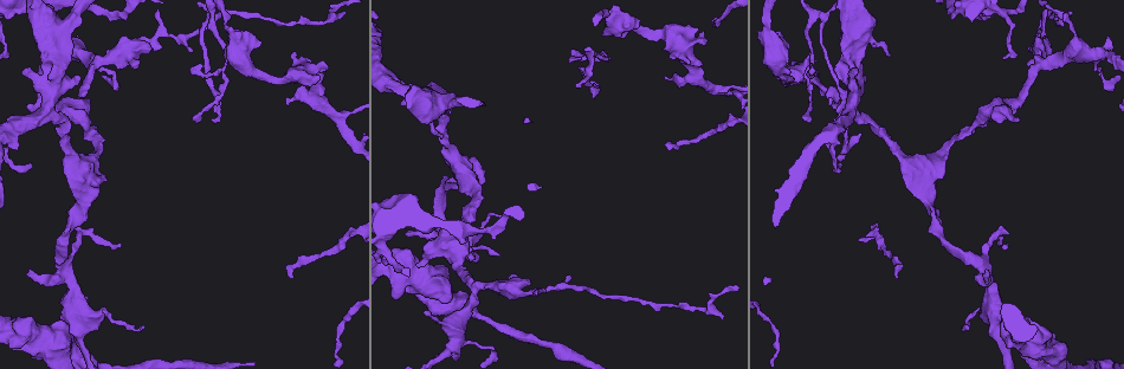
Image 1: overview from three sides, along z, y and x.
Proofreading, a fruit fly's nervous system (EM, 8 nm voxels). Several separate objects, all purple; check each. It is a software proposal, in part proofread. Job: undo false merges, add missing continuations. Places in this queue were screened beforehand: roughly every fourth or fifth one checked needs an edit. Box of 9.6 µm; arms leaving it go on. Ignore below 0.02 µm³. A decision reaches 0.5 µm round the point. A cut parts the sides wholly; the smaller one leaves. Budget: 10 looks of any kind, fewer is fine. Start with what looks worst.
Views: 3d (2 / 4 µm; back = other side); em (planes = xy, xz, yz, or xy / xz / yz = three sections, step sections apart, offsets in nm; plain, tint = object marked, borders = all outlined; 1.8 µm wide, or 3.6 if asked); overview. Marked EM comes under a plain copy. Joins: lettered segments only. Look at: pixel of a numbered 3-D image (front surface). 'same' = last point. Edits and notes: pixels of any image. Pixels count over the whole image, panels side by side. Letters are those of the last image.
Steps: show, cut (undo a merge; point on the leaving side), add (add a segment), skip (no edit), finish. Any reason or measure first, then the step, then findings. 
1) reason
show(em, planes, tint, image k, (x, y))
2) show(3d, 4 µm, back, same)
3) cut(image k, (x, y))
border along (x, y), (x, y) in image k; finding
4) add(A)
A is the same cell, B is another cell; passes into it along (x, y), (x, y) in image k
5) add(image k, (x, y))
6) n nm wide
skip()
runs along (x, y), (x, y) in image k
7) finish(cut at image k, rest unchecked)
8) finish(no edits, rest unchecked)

an open end
show(em, planes, borders, image 1, (828, 104))

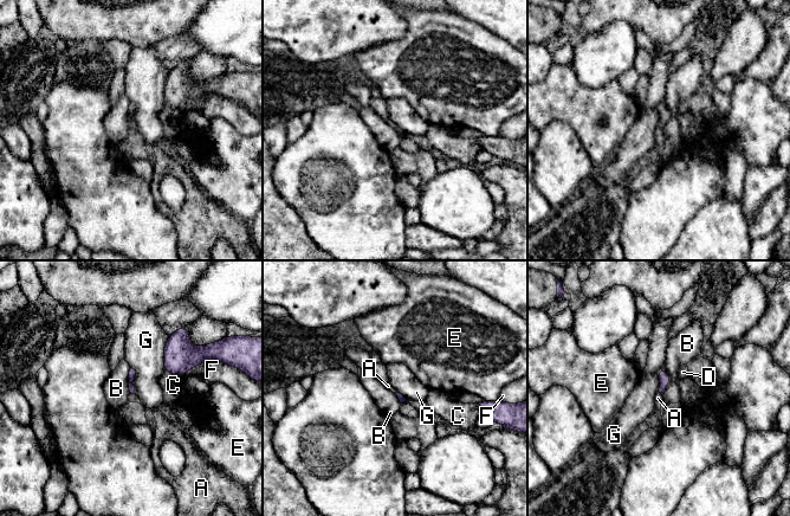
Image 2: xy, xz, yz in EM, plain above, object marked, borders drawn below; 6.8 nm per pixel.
skip()
A, B, C, D, E, F and G are other cells; no lettered segment goes on from it

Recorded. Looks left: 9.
thick turns thin
show(3d, 4 µm, image 1, (35, 340))

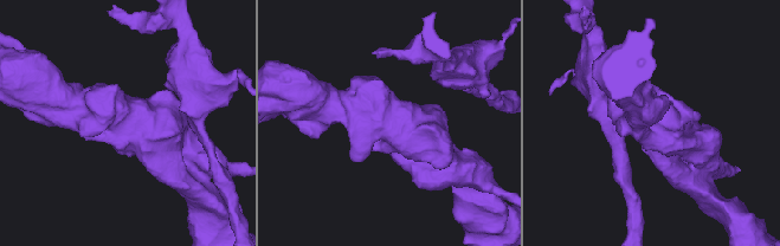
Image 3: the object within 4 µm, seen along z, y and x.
now the EM
show(em, planes, borders, image 3, (391, 123))

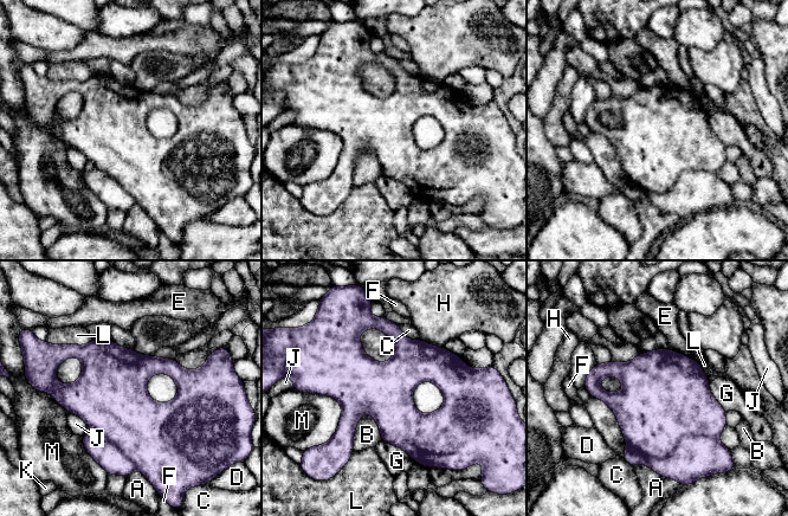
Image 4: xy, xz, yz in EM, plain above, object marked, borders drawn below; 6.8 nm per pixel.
380 nm wide; C touches over 550 nm
cut(image 4, (695, 457))
A, B, C, D, E, F, G, H, J, K, L and M are other cells; two neurons meet here

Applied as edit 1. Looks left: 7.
show(overview)

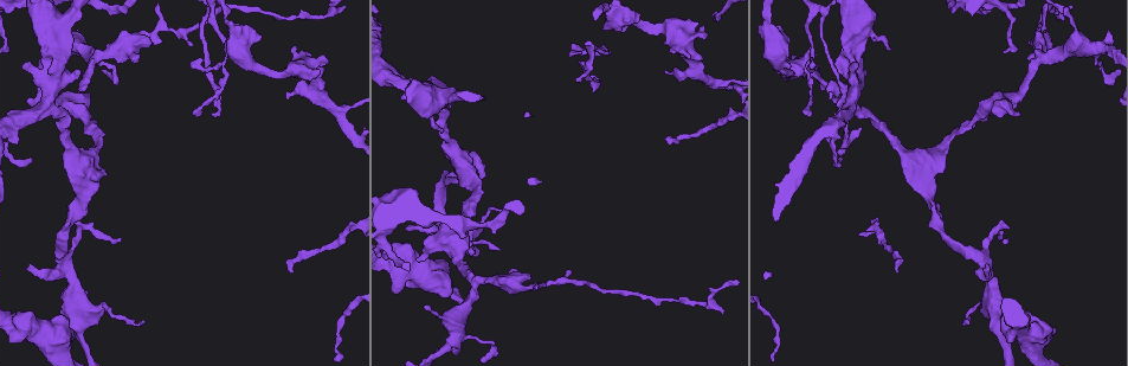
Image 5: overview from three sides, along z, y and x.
an open end
show(em, yz, step 8, borders, image 5, (570, 272))

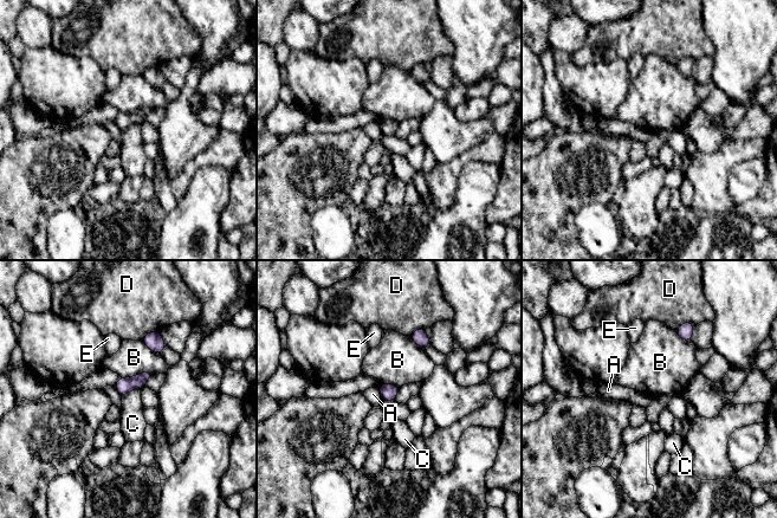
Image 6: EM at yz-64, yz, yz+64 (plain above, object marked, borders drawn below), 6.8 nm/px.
skip()
A, B, C, D and E are other cells; border along (154, 374), (142, 371), (121, 377) in image 6; none of them fits

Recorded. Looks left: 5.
free end
show(3d, 4 µm, image 5, (671, 139))

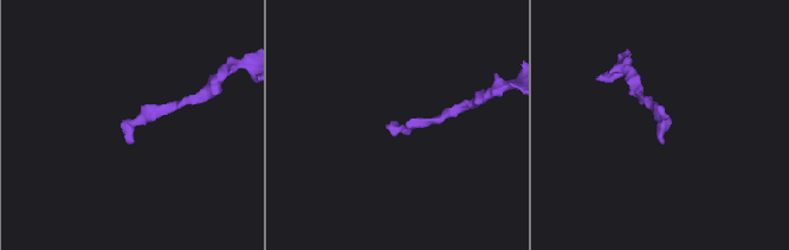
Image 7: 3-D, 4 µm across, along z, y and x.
show(em, planes, borders, image 7, (661, 140))

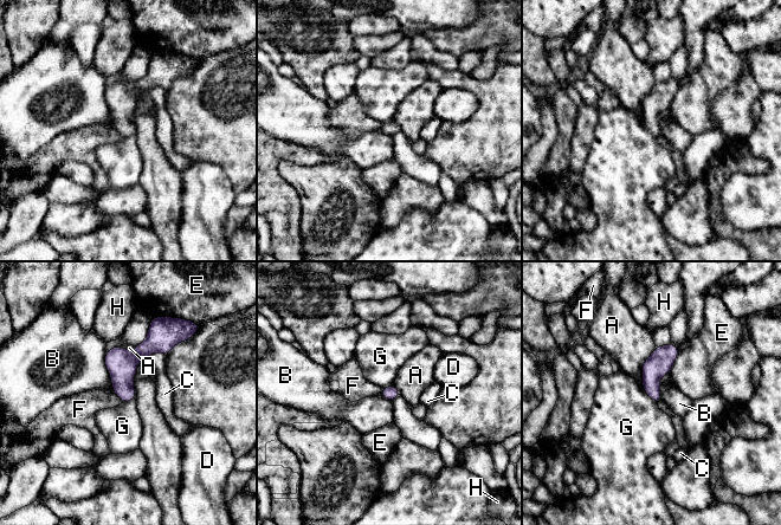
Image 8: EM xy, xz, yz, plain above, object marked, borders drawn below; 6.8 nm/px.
B touches over 280 nm
skip()
A, B, C, D, E, F, G and H are other cells; no lettered segment goes on from it

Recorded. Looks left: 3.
finish(cut at image 4, rest unchecked)

